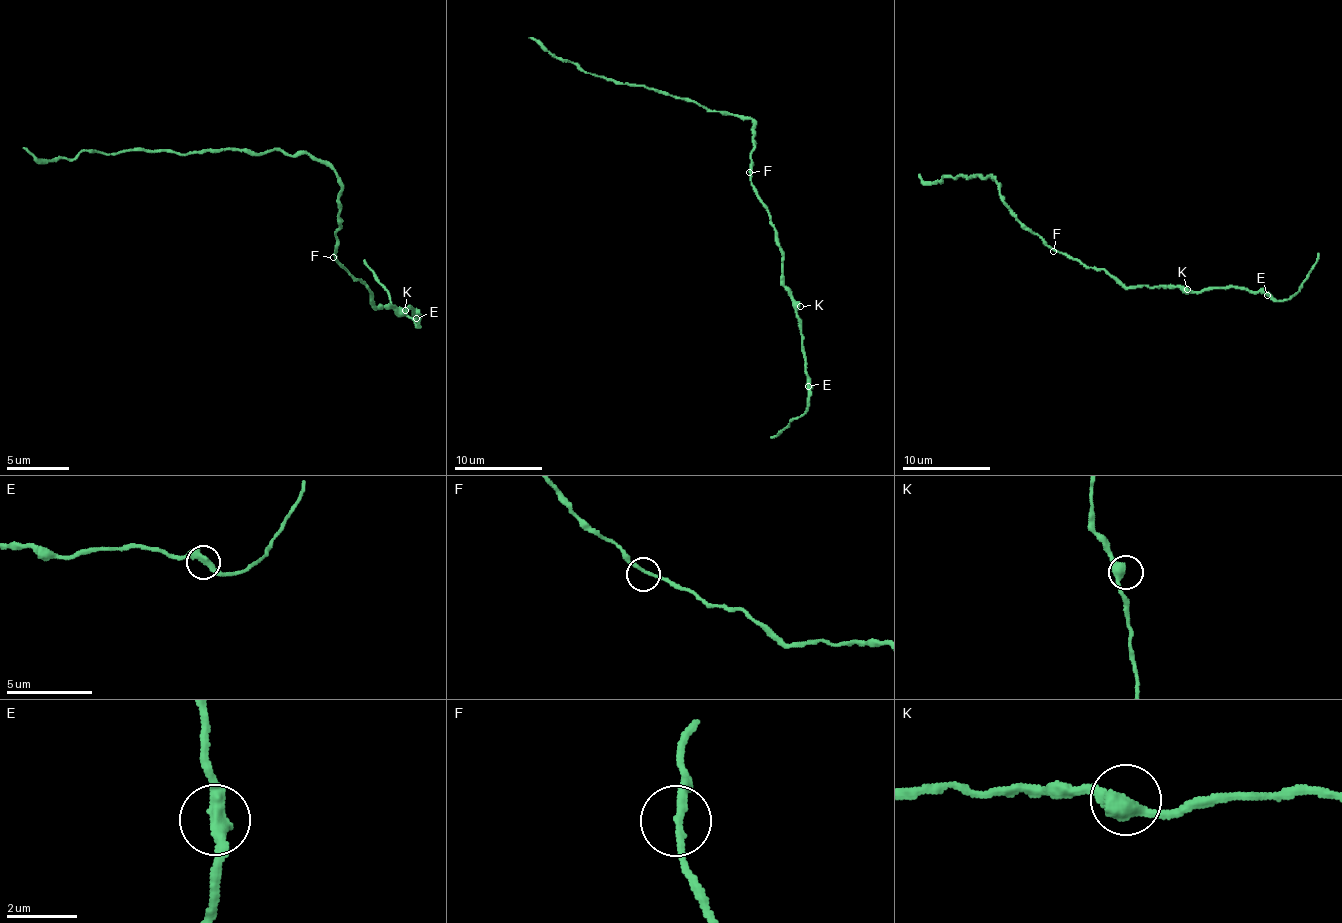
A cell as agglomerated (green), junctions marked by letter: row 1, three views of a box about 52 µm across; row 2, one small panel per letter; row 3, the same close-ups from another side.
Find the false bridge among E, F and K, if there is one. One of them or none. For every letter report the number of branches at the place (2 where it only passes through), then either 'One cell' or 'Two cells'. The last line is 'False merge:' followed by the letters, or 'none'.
E: Branches: 2. One cell
F: Branches: 2. One cell
K: Branches: 2. One cell
False merge: none

